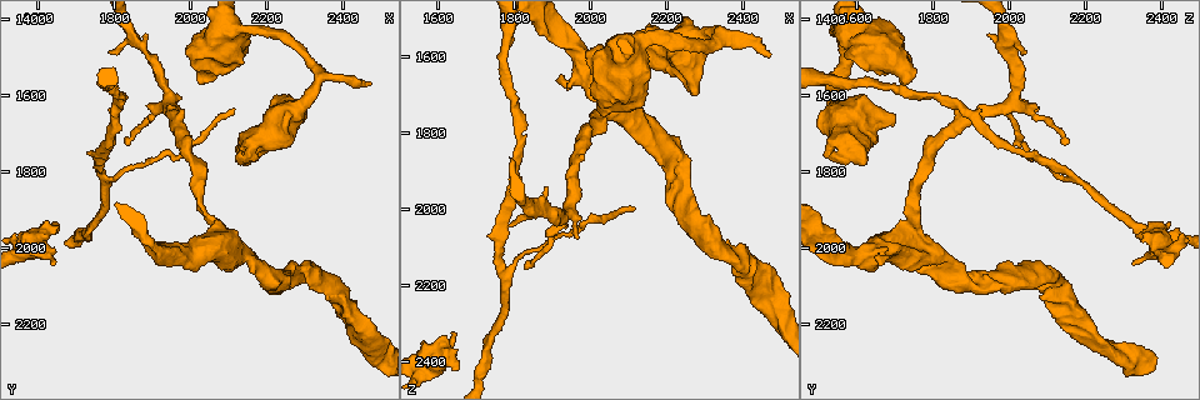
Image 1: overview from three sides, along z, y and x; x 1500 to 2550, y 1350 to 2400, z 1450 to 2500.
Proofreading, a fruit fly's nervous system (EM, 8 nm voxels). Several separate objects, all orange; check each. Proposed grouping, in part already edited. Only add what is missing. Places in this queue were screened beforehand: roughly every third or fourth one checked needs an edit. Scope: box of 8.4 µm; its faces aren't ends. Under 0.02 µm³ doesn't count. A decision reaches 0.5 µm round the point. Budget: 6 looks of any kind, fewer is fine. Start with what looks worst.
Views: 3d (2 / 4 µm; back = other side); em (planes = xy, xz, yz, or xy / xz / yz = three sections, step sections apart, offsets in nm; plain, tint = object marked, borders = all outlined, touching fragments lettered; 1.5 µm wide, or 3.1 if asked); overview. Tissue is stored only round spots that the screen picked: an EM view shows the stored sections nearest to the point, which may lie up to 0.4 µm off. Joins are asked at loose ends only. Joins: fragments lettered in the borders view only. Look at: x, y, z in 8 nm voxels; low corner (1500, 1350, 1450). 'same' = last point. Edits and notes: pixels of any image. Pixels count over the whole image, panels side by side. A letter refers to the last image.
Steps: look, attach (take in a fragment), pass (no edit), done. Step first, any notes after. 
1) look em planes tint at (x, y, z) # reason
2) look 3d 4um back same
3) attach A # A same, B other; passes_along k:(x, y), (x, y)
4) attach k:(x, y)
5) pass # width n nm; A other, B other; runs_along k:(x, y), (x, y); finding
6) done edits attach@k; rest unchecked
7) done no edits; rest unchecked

look 3d 2um at (1635, 2040, 2325) # tapers out

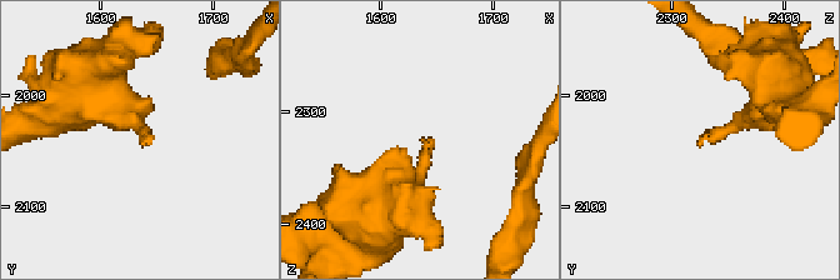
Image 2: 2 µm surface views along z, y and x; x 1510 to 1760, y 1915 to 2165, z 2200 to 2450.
look em planes borders at (1636, 2044, 2324) # need the tissue

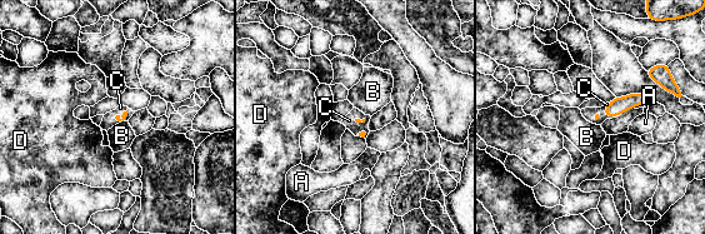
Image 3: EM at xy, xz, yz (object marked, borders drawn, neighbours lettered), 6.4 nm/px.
attach 3:(588, 113) # longest_contact C 130 nm; A other, B other, C same, D other; it goes on there

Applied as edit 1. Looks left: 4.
look overview

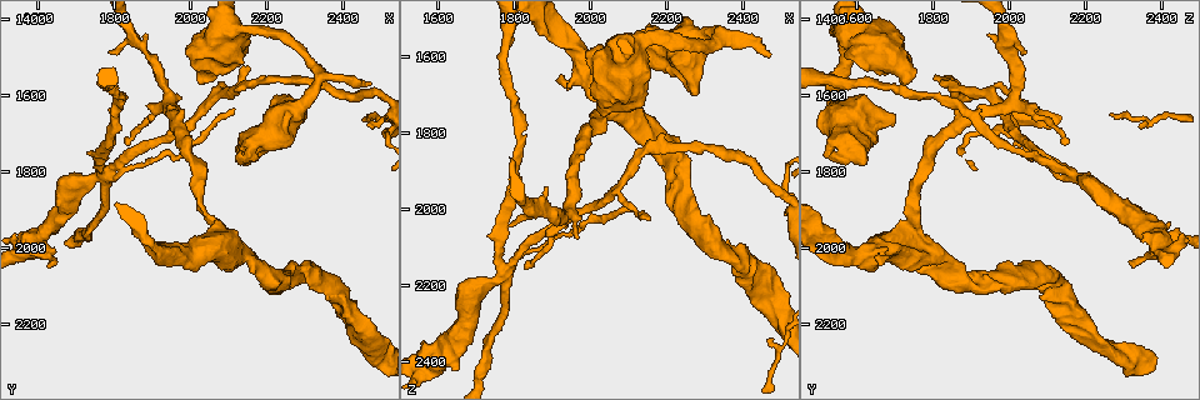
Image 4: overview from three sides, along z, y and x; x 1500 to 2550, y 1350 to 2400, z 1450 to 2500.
look em xz step 4 borders at (2275, 2050, 1985) # branch stops here

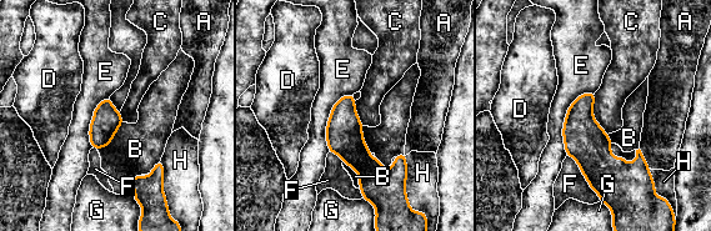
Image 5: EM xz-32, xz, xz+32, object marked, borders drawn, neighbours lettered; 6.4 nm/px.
pass # longest_contact E 440 nm; A other, B other, C other, D other, E other, F other, G other, H other; runs_along 5:(349, 98), (369, 190); none of them fits

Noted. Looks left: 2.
done edits attach@3; rest unchecked

